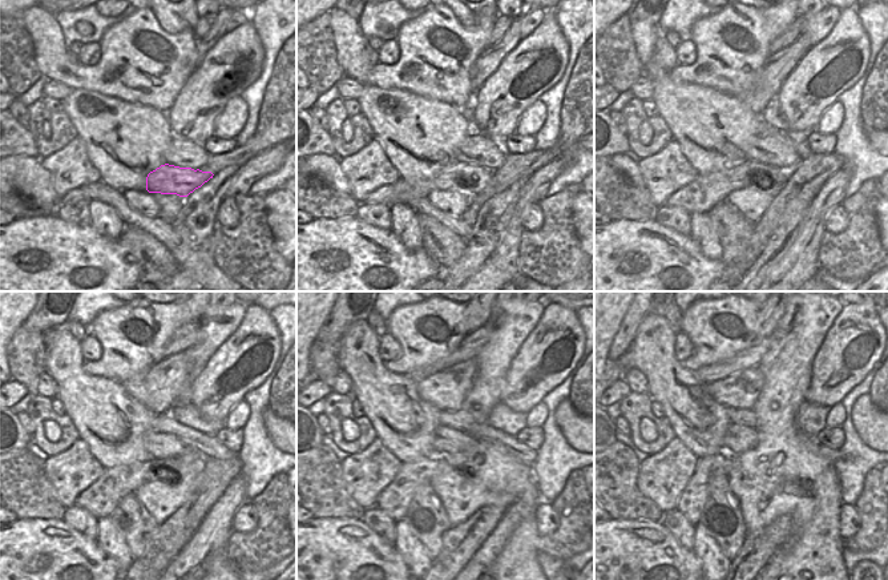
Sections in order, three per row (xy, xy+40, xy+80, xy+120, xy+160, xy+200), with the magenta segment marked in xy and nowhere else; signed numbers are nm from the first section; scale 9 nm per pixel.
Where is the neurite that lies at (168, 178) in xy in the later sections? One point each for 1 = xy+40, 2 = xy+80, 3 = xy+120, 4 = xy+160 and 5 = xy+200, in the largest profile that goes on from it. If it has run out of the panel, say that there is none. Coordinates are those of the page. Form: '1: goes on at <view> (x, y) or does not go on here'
1: goes on at xy+40 (461, 177)
2: goes on at xy+80 (705, 192)
3: goes on at xy+120 (100, 499)
4: goes on at xy+160 (395, 498)
5: goes on at xy+200 (691, 500)

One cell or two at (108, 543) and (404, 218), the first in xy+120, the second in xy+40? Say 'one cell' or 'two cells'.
one cell

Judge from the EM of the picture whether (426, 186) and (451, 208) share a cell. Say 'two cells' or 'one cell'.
two cells

